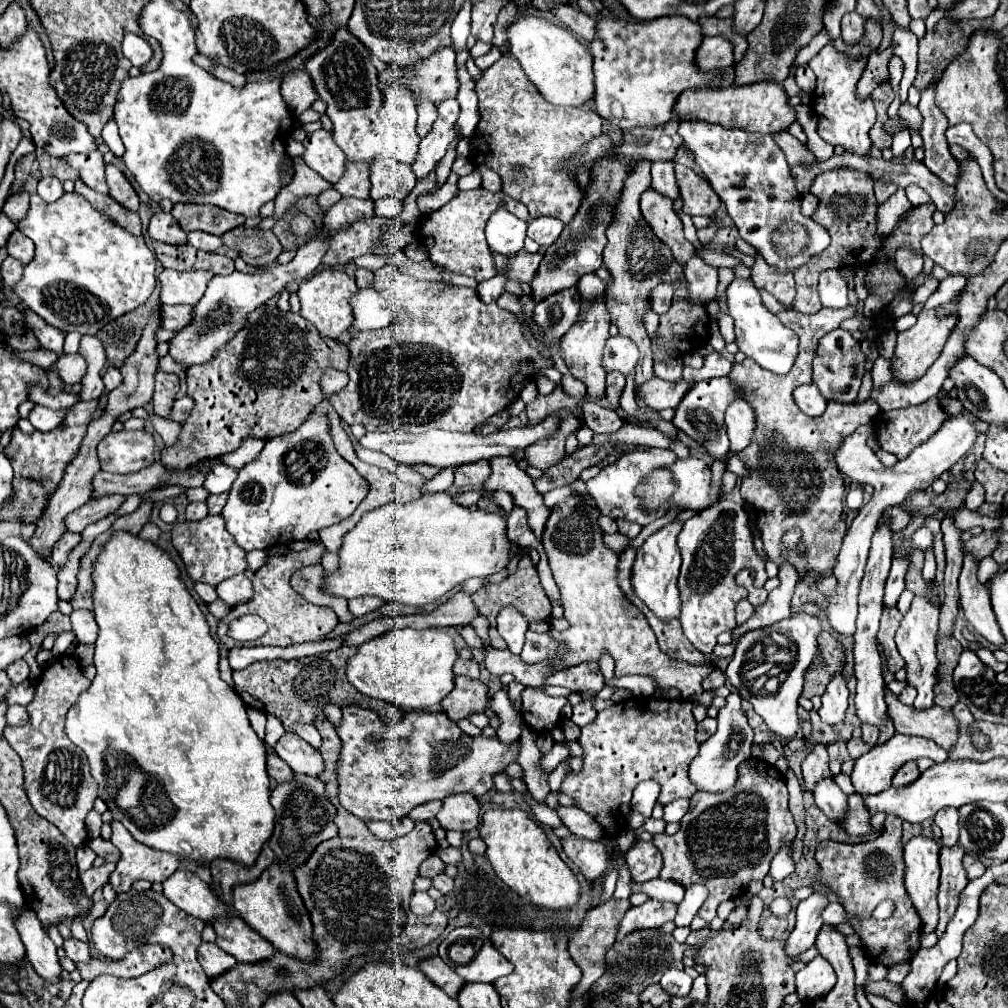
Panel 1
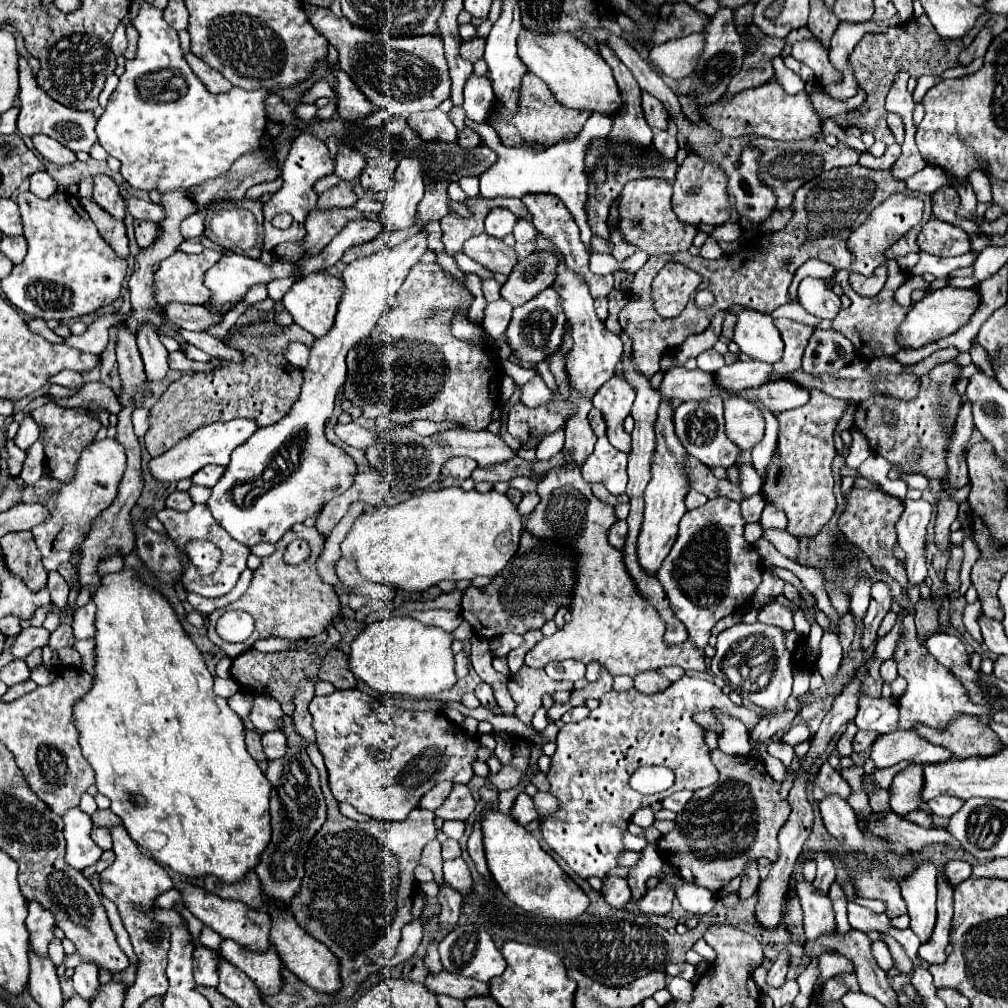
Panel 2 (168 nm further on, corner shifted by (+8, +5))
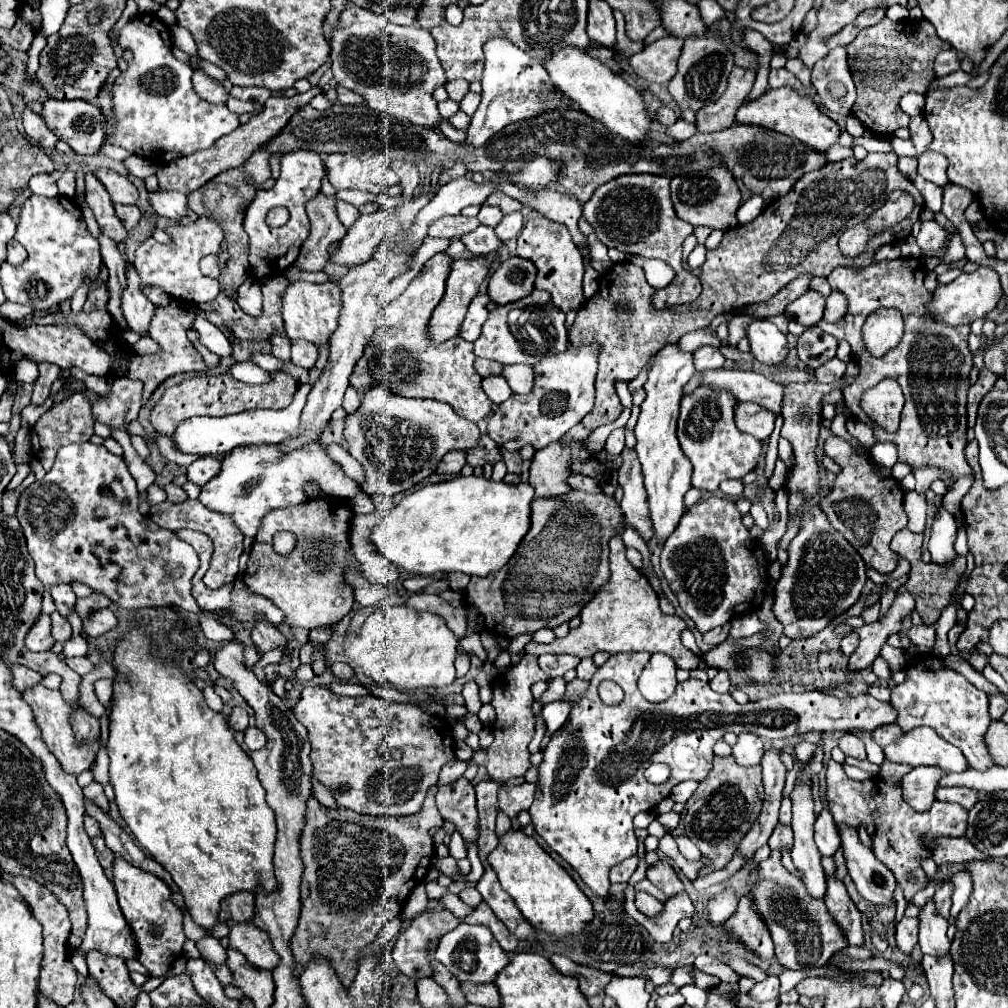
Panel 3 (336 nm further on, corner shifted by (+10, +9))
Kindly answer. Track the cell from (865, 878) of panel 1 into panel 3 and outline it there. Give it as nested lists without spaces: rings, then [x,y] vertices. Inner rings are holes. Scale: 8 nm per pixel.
[[[915,767],[911,769],[903,781],[903,797],[915,811],[927,811],[935,801],[935,789],[943,771],[933,767]]]

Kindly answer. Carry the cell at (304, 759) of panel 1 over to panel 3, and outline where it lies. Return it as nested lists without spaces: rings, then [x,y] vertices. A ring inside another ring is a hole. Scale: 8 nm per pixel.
[[[249,727],[247,735],[245,735],[245,743],[247,743],[249,751],[257,751],[257,749],[267,745],[267,737],[265,737],[265,733],[261,733],[261,729]]]

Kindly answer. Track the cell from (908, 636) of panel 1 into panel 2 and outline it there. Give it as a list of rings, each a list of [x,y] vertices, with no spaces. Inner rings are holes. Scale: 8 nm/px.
[[[911,613],[903,619],[901,637],[899,637],[899,643],[897,643],[897,649],[895,649],[895,661],[899,665],[899,675],[907,681],[907,689],[905,689],[903,697],[897,701],[899,703],[897,729],[909,731],[909,729],[915,729],[915,725],[945,729],[957,715],[971,715],[971,717],[991,717],[993,715],[989,707],[975,705],[969,699],[961,681],[957,681],[949,669],[939,665],[931,657],[931,653],[927,653],[925,645],[917,641],[915,623],[913,623]]]

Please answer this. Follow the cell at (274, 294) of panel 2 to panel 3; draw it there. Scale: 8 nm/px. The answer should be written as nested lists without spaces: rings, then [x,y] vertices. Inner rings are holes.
[[[253,277],[239,287],[239,307],[247,315],[261,315],[261,283]]]

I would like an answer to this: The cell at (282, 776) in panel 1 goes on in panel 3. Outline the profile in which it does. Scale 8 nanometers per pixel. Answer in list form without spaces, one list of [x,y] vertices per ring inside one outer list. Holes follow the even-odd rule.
[[[233,707],[233,713],[229,715],[229,723],[235,731],[239,733],[245,733],[245,729],[249,727],[249,715],[245,709],[239,709],[239,707]]]

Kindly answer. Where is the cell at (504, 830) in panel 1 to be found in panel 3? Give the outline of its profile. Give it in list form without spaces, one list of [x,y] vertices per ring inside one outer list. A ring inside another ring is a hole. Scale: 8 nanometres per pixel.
[[[509,829],[505,835],[501,835],[499,845],[491,851],[487,861],[497,873],[503,891],[513,897],[515,905],[533,927],[561,937],[579,933],[593,919],[591,901],[579,889],[573,877],[557,861],[553,861],[533,837],[527,837],[523,831]]]

